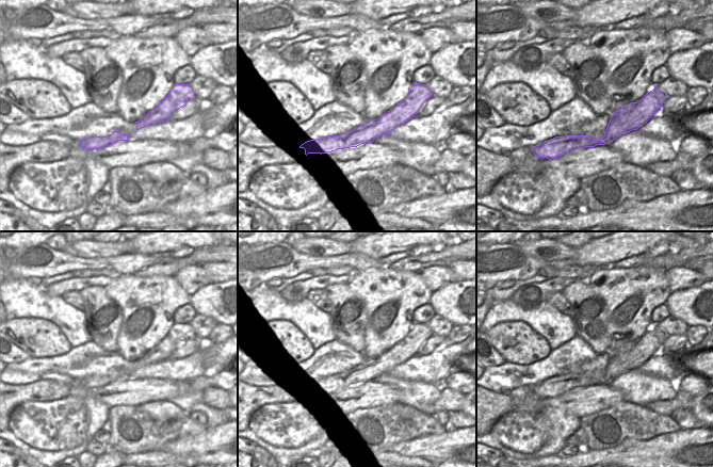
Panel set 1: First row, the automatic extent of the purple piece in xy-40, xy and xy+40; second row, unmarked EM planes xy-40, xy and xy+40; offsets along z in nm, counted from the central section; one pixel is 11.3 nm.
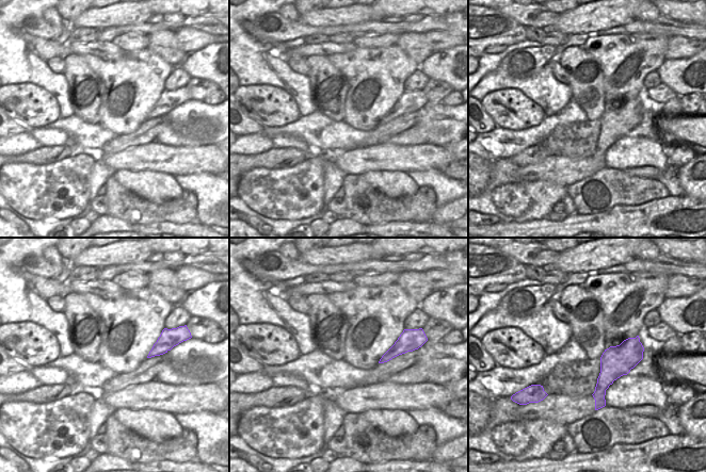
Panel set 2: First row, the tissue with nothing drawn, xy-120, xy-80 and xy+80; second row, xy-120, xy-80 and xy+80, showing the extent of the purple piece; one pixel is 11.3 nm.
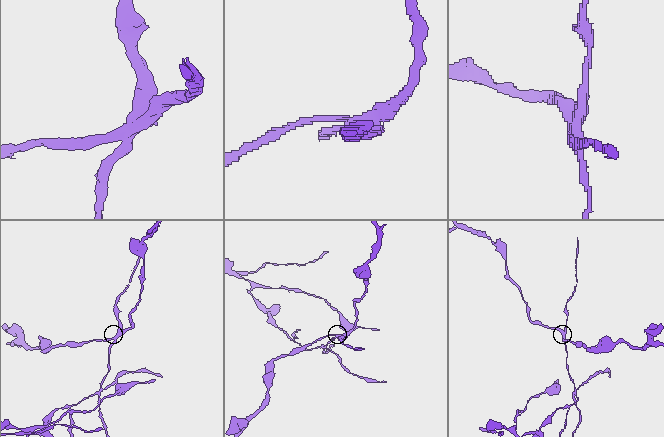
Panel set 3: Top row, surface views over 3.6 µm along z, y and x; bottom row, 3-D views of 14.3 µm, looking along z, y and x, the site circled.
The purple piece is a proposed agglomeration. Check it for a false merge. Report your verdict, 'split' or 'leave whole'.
split

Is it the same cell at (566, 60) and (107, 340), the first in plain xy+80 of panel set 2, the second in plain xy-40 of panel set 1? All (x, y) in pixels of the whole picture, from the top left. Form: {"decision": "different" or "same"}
{"decision": "same"}

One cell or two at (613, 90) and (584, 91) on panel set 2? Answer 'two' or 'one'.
two

